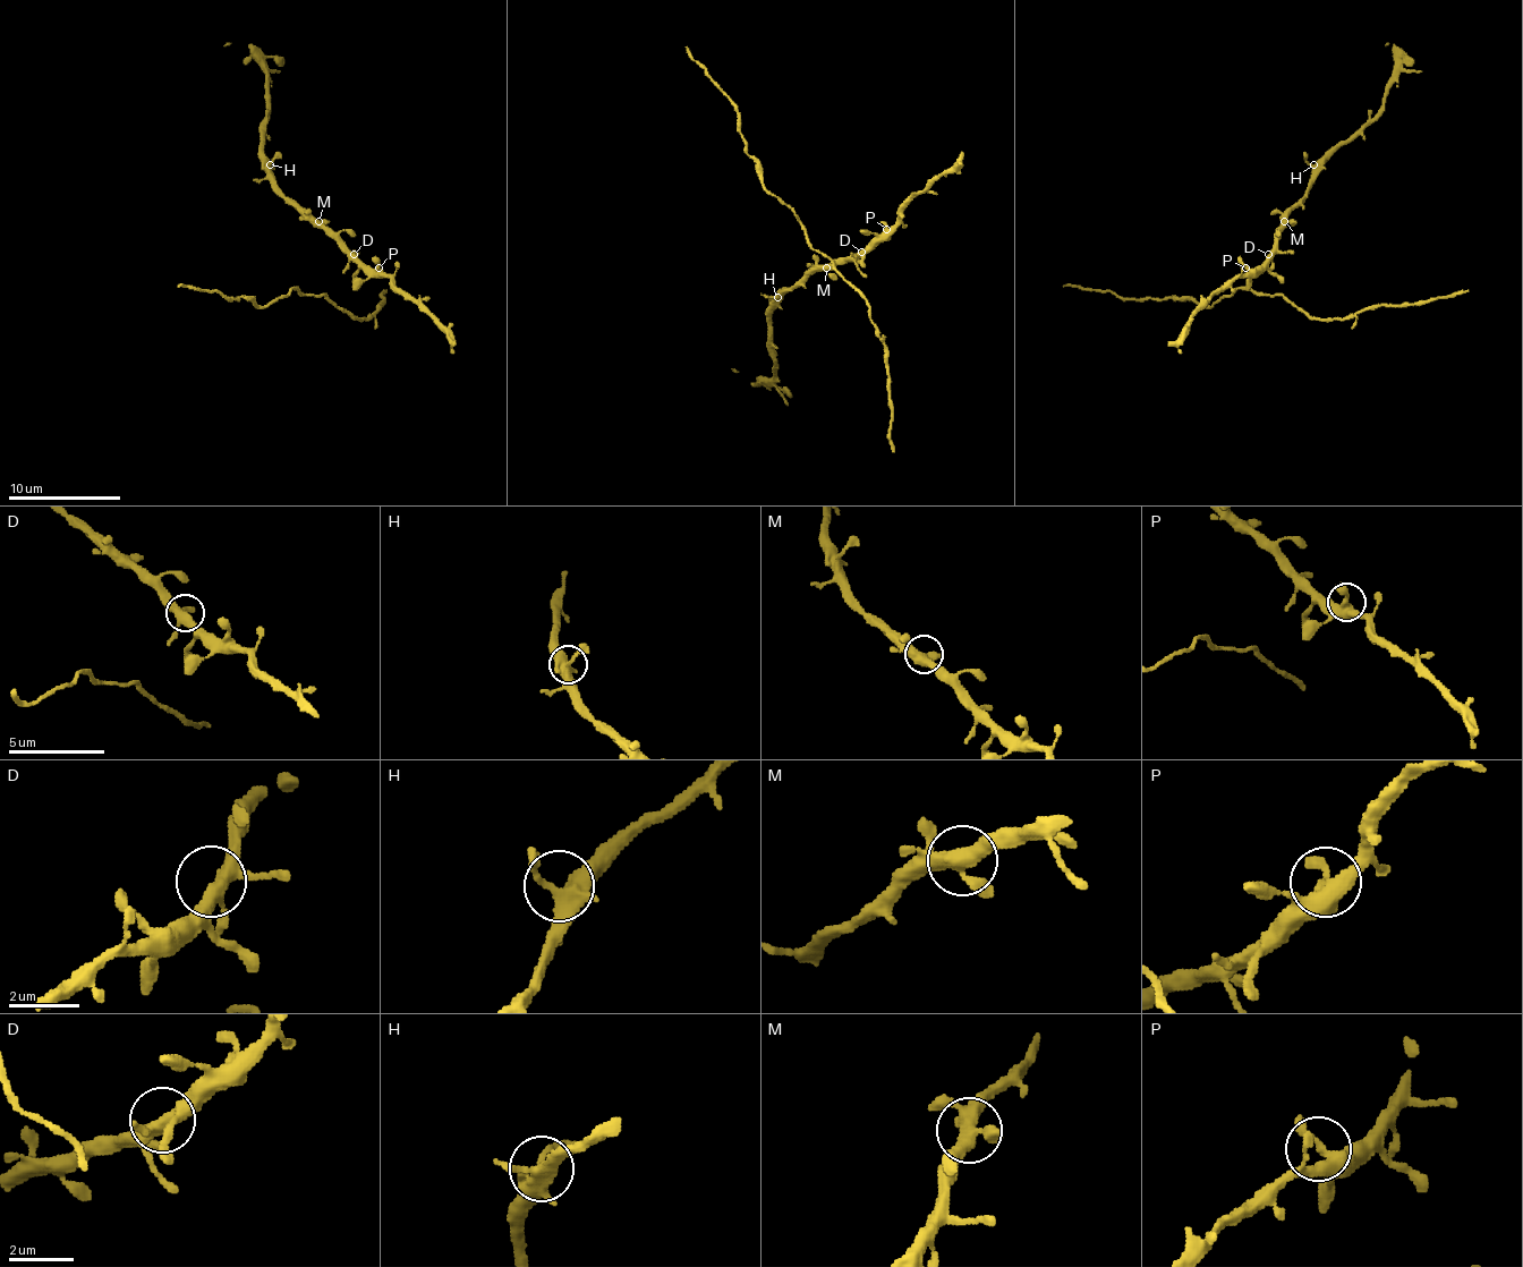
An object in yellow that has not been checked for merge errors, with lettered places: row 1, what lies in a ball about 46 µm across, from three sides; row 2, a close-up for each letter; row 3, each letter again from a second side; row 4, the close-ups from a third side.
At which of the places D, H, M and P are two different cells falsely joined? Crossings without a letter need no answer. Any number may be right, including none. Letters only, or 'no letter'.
no letter

